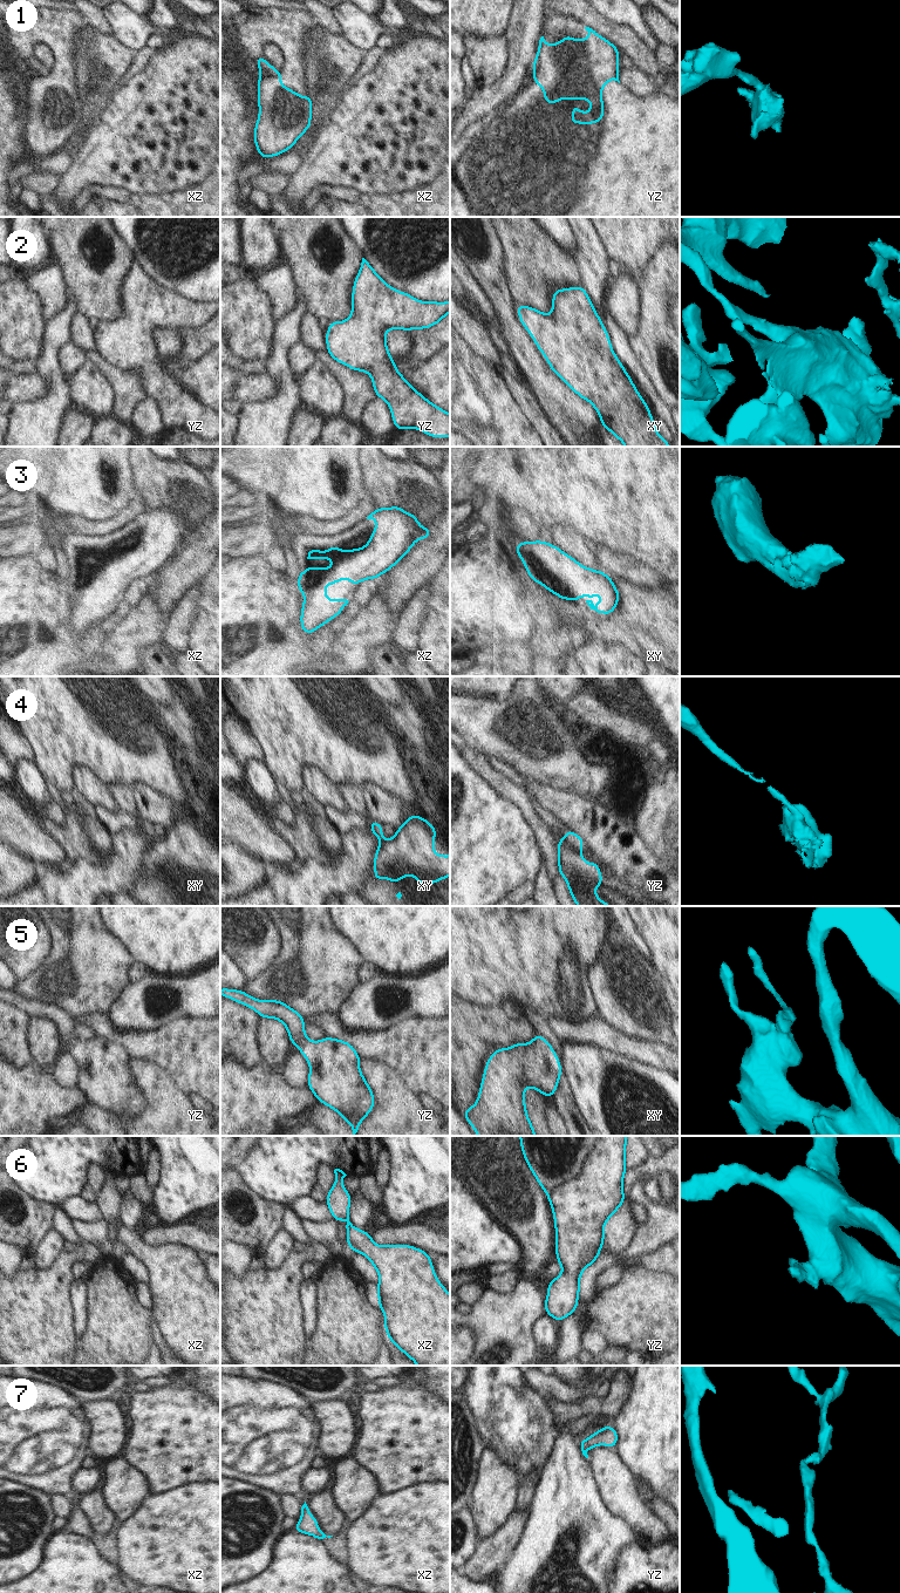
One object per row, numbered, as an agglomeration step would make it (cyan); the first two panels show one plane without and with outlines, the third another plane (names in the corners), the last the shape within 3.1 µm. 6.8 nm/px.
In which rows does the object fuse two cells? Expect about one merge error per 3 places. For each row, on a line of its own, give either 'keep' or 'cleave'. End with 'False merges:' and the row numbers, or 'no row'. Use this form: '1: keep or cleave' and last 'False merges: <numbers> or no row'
1: cleave
2: keep
3: keep
4: cleave
5: keep
6: keep
7: keep
False merges: 1, 4

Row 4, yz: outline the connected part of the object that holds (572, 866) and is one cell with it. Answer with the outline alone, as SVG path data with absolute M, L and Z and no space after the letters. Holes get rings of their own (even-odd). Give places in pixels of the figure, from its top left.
M559 838L558 872L565 879L570 896L578 906L612 906L612 901L602 901L594 890L604 886L599 864L585 862L581 850L573 847L565 838Z

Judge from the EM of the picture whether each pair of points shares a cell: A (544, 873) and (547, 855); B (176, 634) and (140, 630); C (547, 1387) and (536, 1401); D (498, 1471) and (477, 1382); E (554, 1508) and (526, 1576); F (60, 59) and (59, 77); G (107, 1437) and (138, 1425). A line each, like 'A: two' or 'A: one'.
A: two
B: two
C: two
D: two
E: one
F: one
G: two

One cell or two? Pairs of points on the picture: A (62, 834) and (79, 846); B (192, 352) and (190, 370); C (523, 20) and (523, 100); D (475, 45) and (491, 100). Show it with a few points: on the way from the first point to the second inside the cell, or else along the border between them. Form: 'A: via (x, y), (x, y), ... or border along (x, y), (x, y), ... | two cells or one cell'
A: via (66, 834), (75, 843) | one cell
B: border along (208, 352), (198, 359), (186, 360), (172, 374) | two cells
C: border along (533, 67), (529, 82), (504, 107) | two cells
D: border along (506, 66), (506, 70), (493, 83), (479, 87) | two cells

